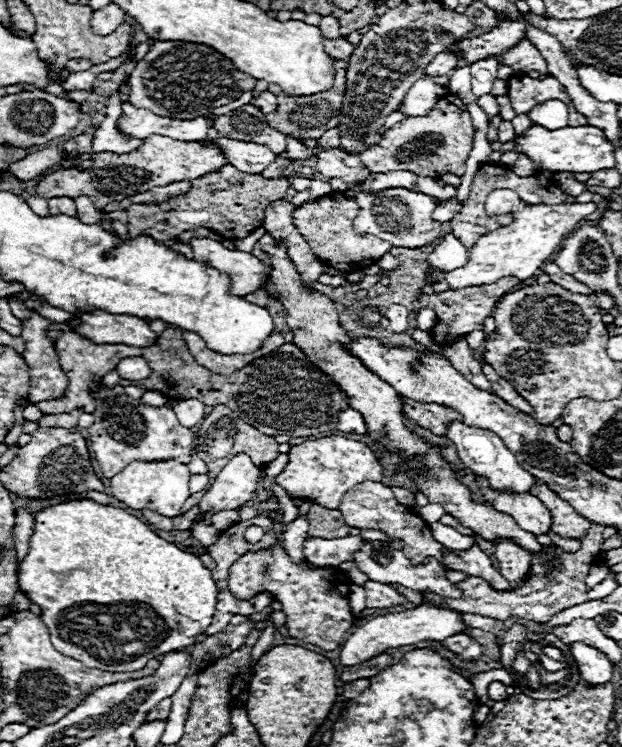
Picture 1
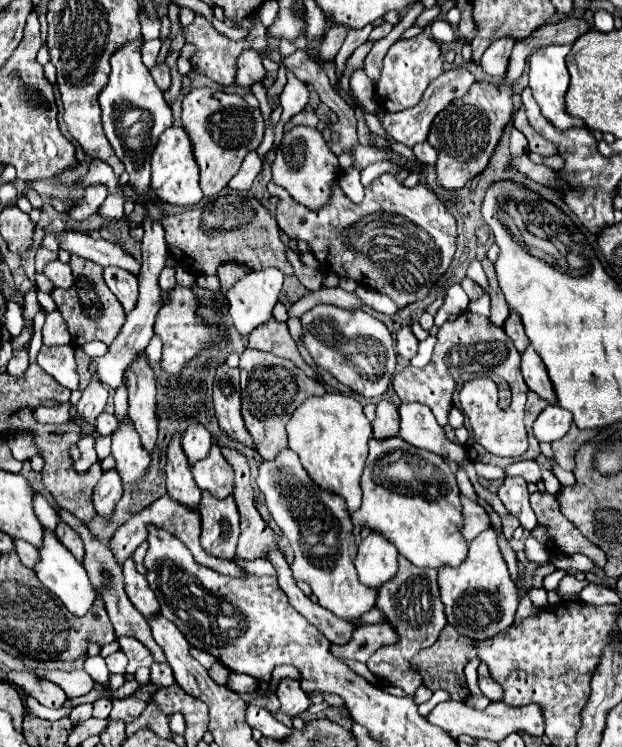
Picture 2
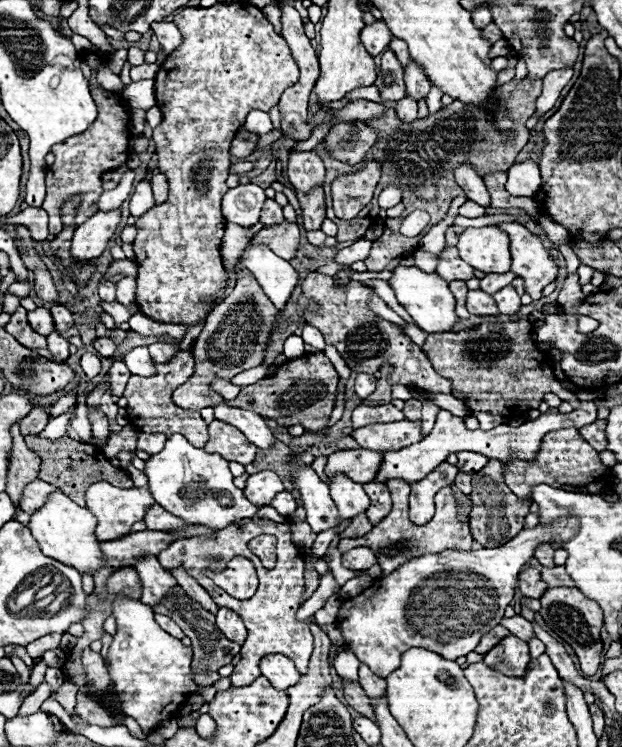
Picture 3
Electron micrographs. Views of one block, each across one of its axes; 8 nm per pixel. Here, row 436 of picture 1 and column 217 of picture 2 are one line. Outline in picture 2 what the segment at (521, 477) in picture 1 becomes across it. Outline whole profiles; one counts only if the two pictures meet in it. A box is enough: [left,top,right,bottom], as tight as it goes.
[192,446,234,500]

